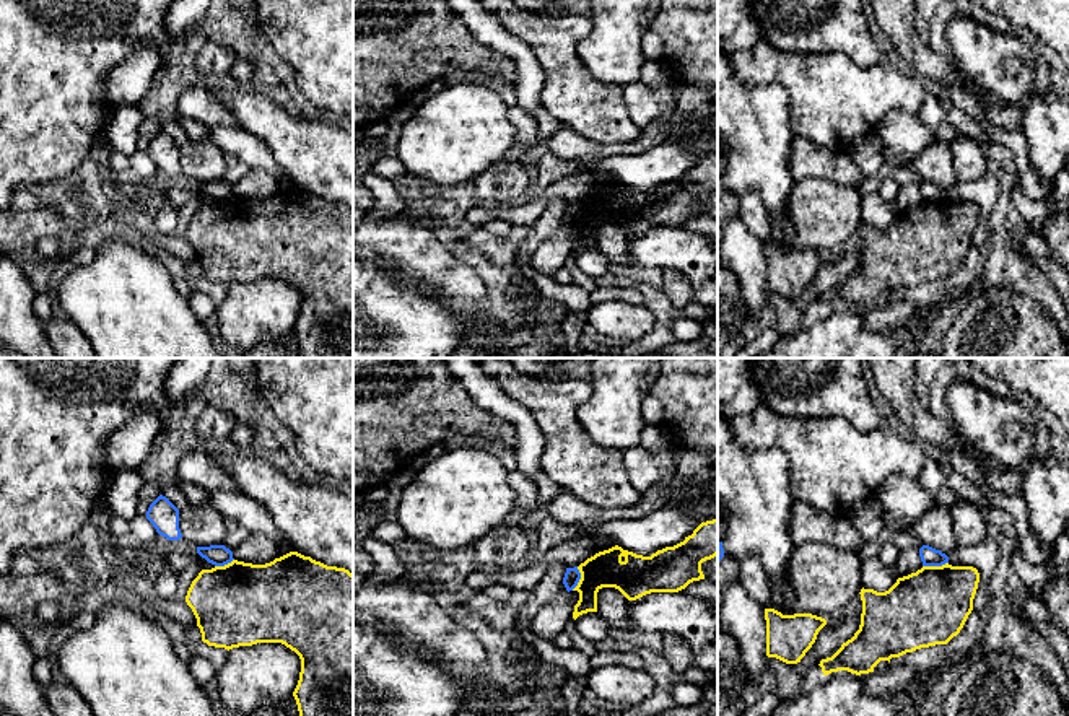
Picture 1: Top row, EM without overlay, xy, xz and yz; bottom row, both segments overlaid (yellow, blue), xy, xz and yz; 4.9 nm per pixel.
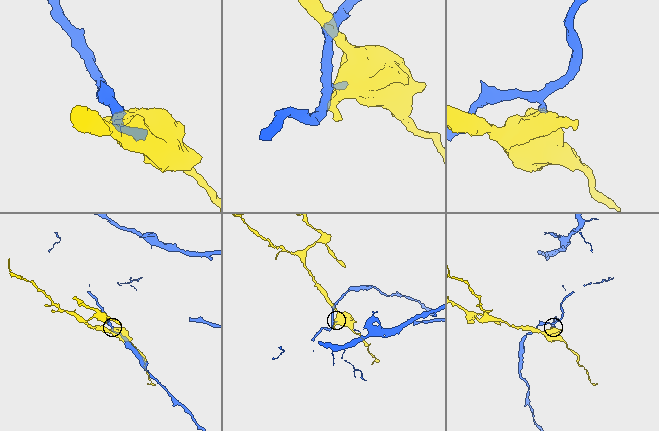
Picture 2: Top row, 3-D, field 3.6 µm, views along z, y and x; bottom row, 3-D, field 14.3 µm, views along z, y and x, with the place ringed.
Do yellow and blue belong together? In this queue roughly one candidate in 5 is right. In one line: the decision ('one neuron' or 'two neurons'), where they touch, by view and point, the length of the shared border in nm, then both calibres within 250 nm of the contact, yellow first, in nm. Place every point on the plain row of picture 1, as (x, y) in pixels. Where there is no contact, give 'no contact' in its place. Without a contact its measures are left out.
two neurons | yz (934, 202) | 130 nm | 380/90 nm

